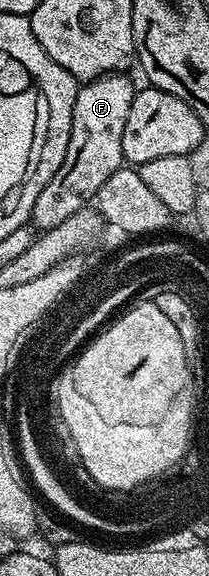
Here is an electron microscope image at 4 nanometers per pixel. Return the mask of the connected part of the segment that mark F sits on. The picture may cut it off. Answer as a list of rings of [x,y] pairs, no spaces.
[[[126,73],[102,75],[79,86],[72,105],[72,129],[64,161],[60,169],[52,173],[52,181],[40,189],[36,205],[32,205],[29,222],[39,232],[56,229],[56,225],[68,221],[72,213],[83,210],[89,204],[86,202],[97,196],[100,185],[124,166],[124,125],[136,90],[136,84],[128,76]]]

